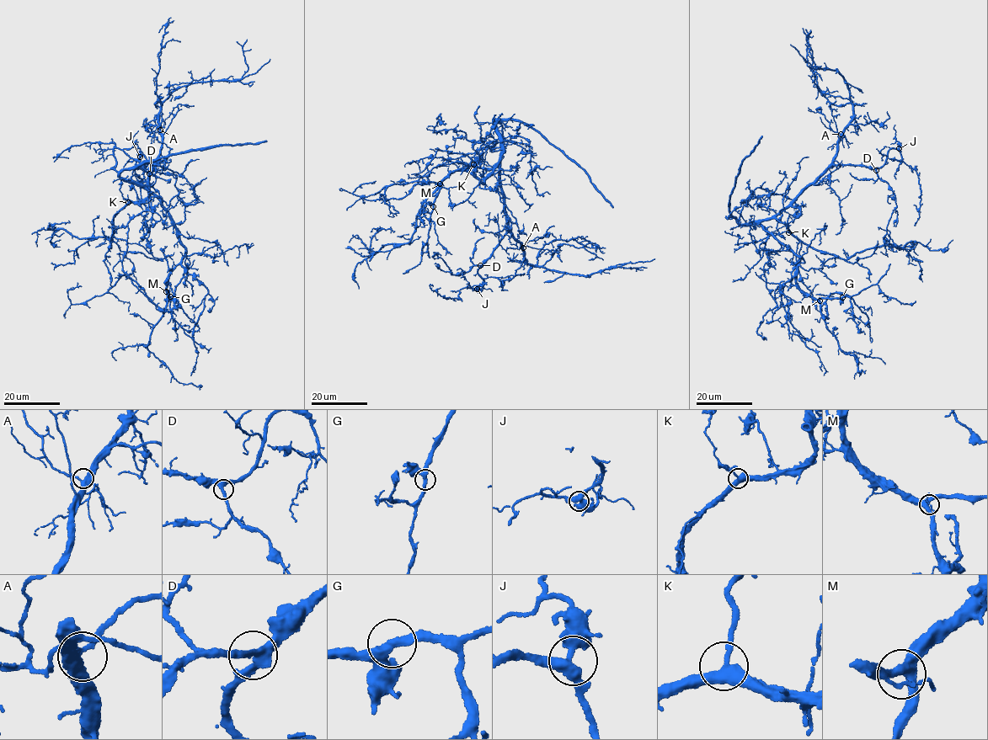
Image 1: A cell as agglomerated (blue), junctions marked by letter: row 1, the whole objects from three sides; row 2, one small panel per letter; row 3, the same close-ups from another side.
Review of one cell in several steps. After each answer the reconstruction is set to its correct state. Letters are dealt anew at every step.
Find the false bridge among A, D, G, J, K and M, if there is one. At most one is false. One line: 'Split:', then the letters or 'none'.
Split: none

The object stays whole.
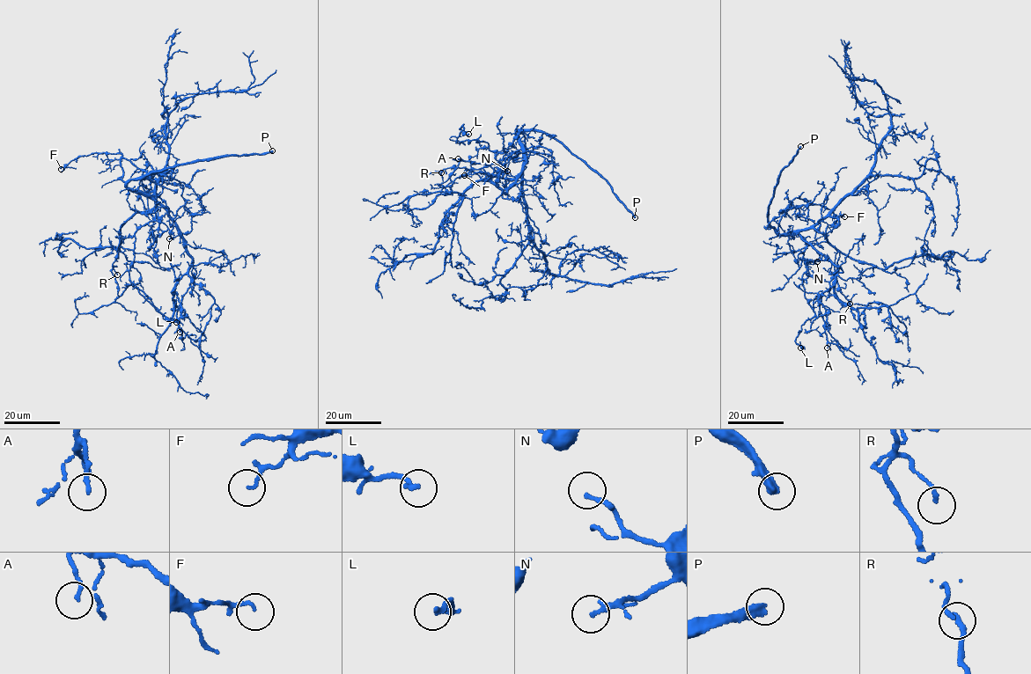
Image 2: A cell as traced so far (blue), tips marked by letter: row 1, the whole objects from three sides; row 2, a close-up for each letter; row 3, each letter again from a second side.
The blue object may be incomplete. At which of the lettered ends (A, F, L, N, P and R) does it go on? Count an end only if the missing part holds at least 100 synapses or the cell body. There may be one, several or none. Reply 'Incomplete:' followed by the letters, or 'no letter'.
Incomplete: F, P

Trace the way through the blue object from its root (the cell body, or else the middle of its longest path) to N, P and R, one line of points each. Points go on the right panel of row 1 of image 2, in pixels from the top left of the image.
N: (799, 235), (819, 254), (817, 261)
P: (799, 235), (779, 234), (768, 223), (767, 216), (781, 171), (791, 162), (800, 146)
R: (799, 235), (813, 228), (826, 236), (835, 248), (835, 276), (839, 290), (850, 304)

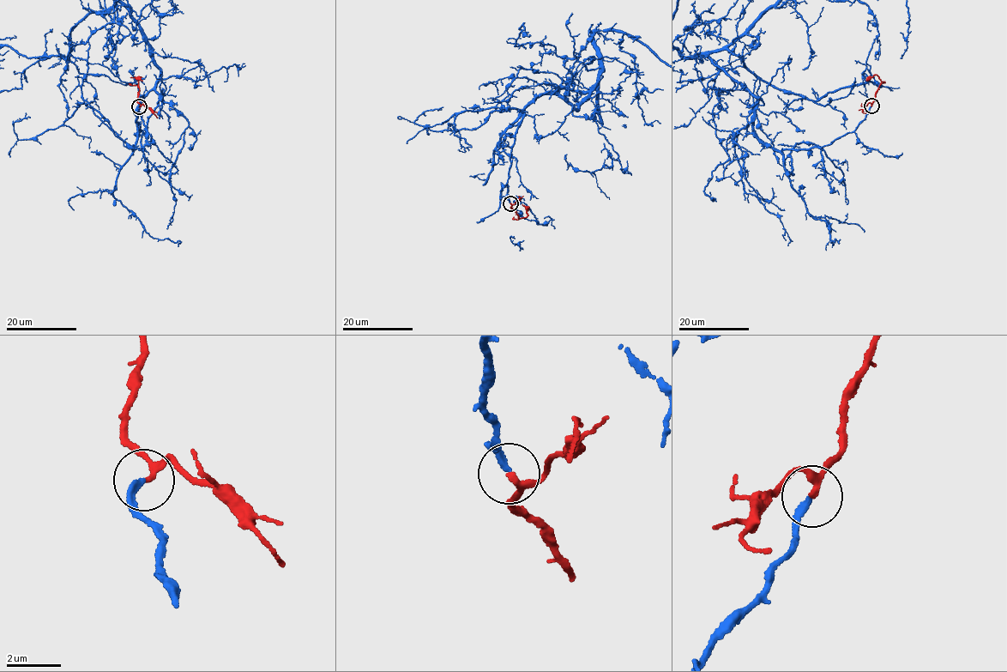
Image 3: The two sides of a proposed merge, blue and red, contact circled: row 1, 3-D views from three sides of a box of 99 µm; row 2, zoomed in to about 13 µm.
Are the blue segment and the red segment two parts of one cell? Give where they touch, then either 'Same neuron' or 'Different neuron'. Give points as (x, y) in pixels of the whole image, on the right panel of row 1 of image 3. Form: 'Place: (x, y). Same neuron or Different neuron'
Place: (871, 105). Same neuron

